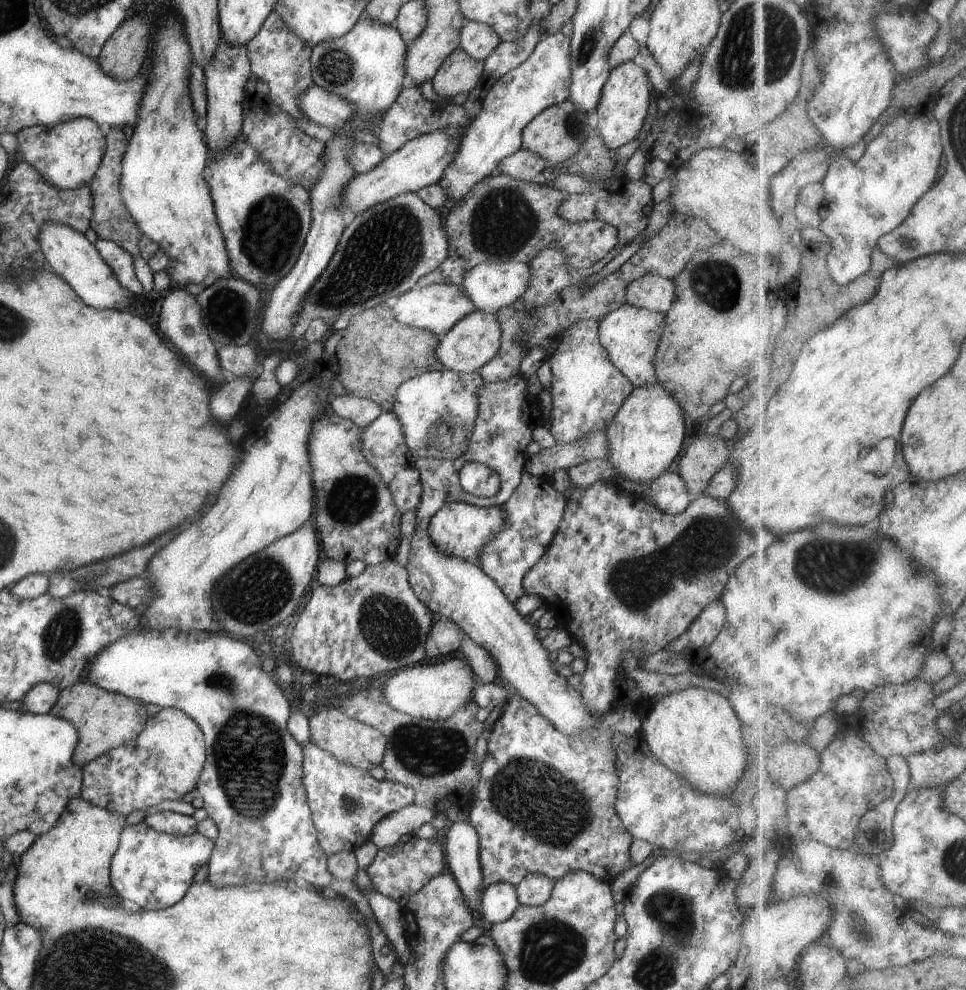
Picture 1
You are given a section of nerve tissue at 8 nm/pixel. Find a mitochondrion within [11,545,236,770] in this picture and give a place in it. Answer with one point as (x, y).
(60, 637)

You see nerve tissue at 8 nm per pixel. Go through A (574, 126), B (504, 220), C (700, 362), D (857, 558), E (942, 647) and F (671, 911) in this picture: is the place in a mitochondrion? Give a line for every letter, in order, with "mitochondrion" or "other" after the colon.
A: mitochondrion
B: mitochondrion
C: other
D: mitochondrion
E: other
F: mitochondrion

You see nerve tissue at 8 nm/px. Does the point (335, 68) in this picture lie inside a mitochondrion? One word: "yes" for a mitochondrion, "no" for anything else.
yes

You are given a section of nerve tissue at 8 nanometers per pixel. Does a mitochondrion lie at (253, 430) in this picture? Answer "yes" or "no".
no

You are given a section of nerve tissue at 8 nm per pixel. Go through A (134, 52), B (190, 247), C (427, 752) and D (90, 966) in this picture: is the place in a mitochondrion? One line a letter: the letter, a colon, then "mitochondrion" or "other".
A: other
B: other
C: mitochondrion
D: mitochondrion

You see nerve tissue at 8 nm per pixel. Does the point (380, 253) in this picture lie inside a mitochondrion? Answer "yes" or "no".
yes

